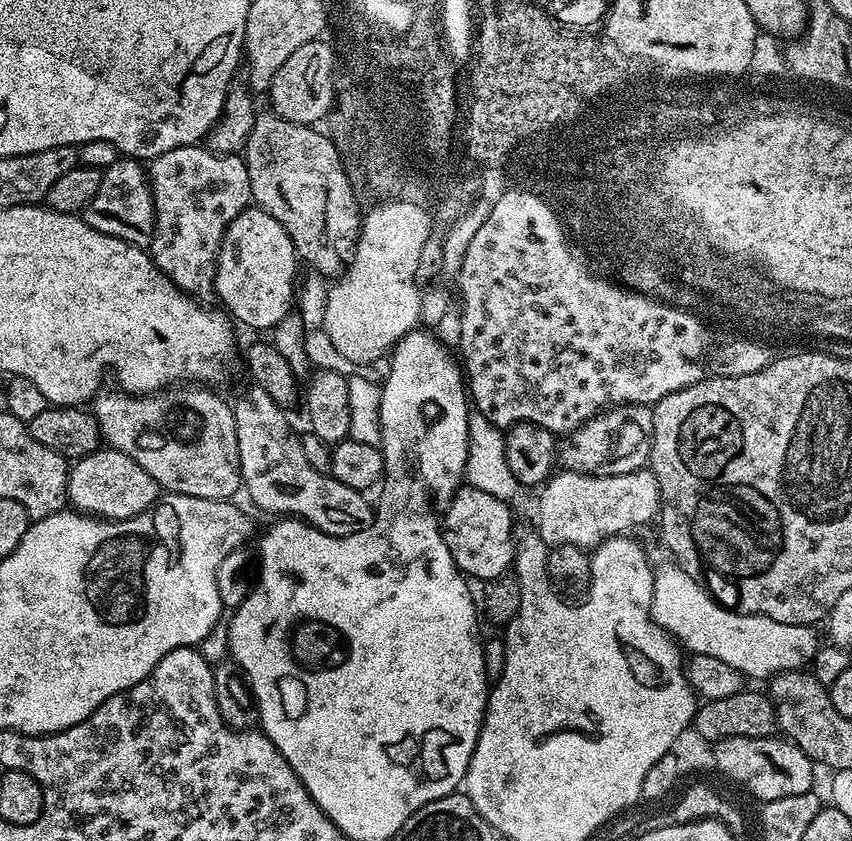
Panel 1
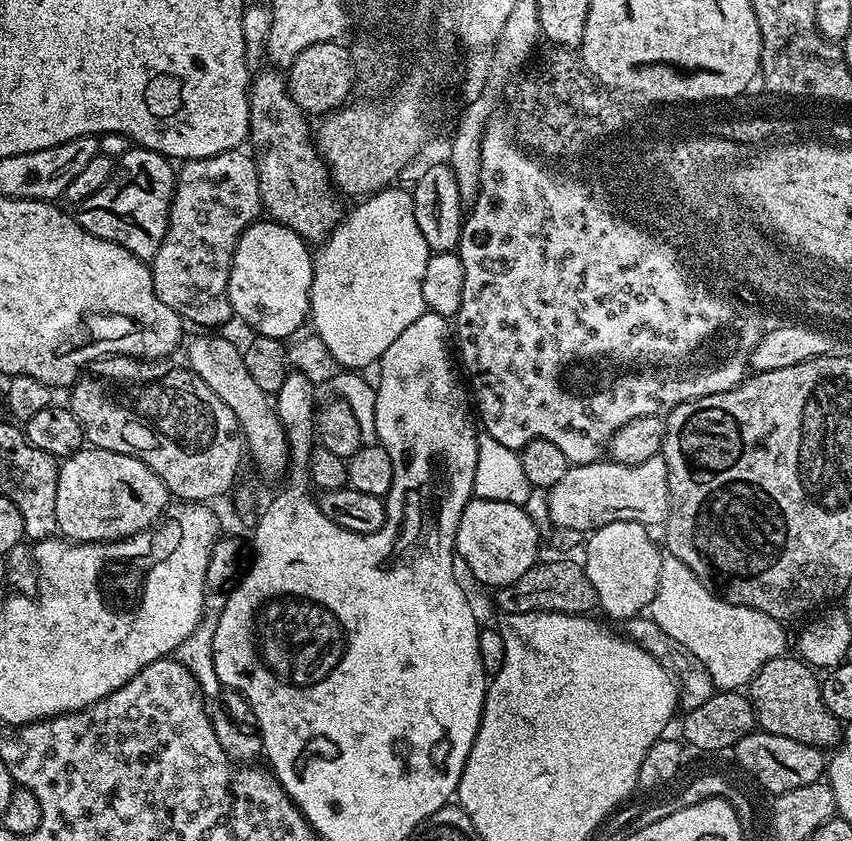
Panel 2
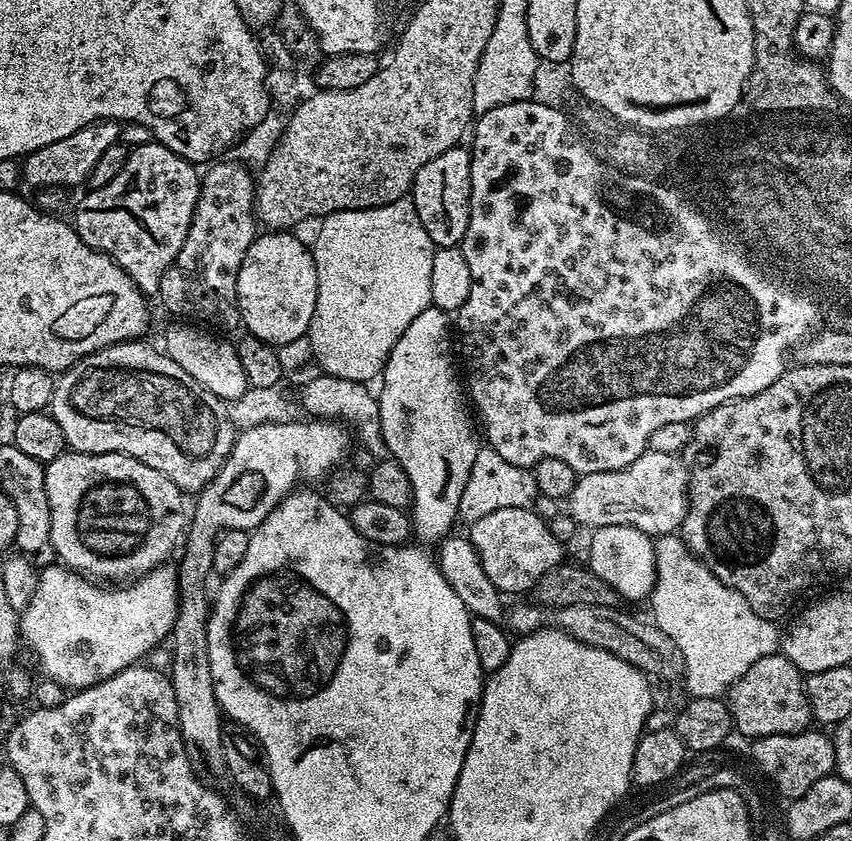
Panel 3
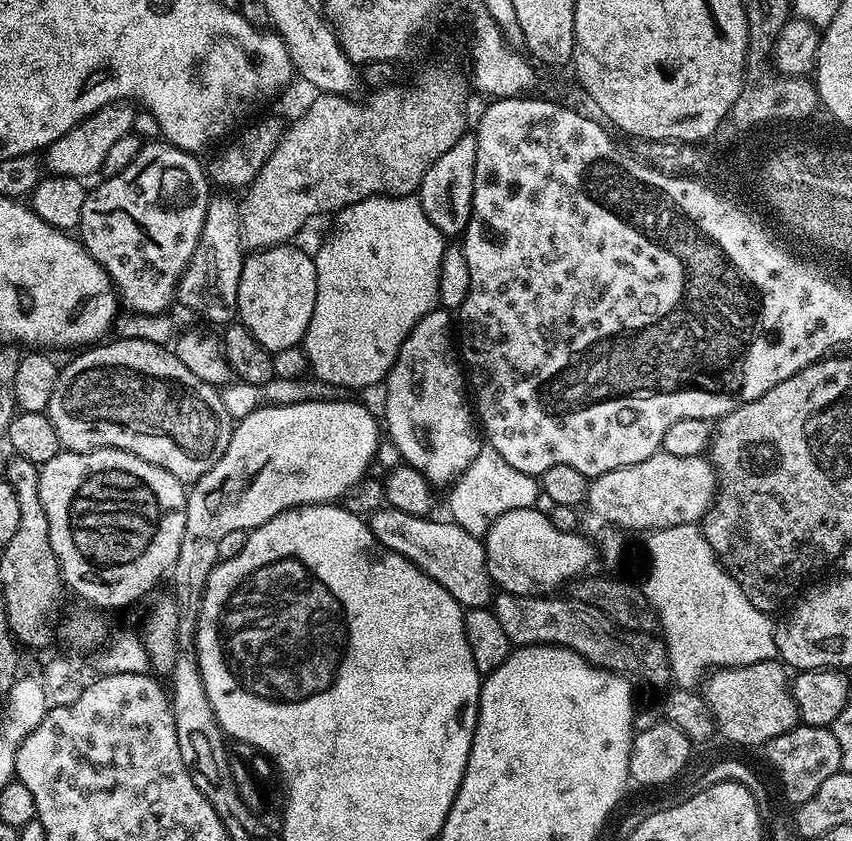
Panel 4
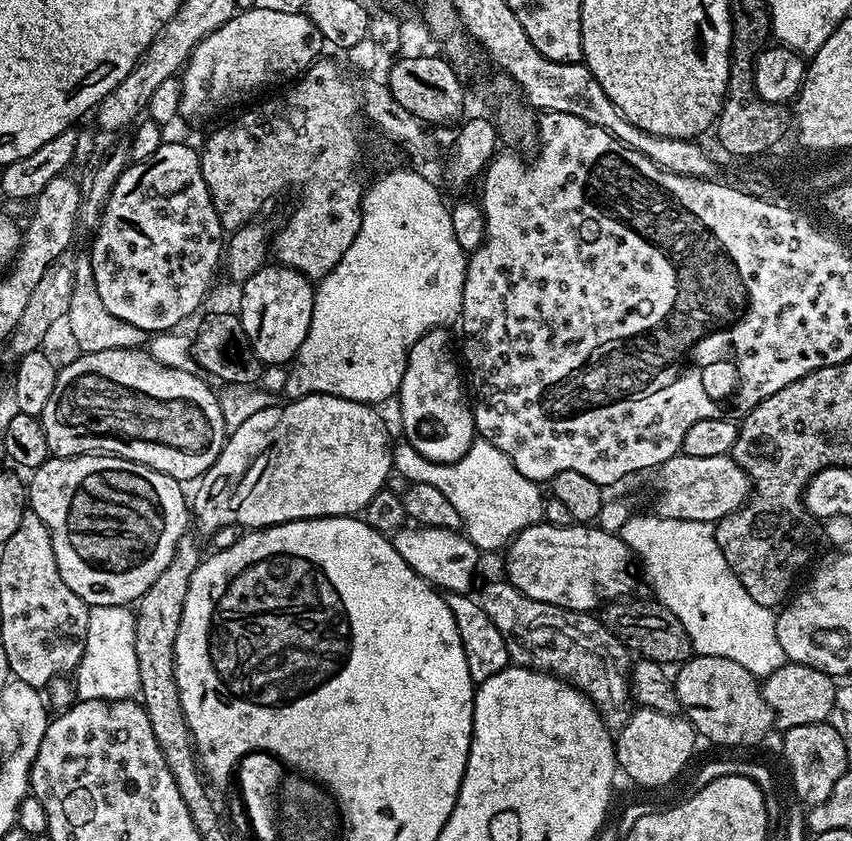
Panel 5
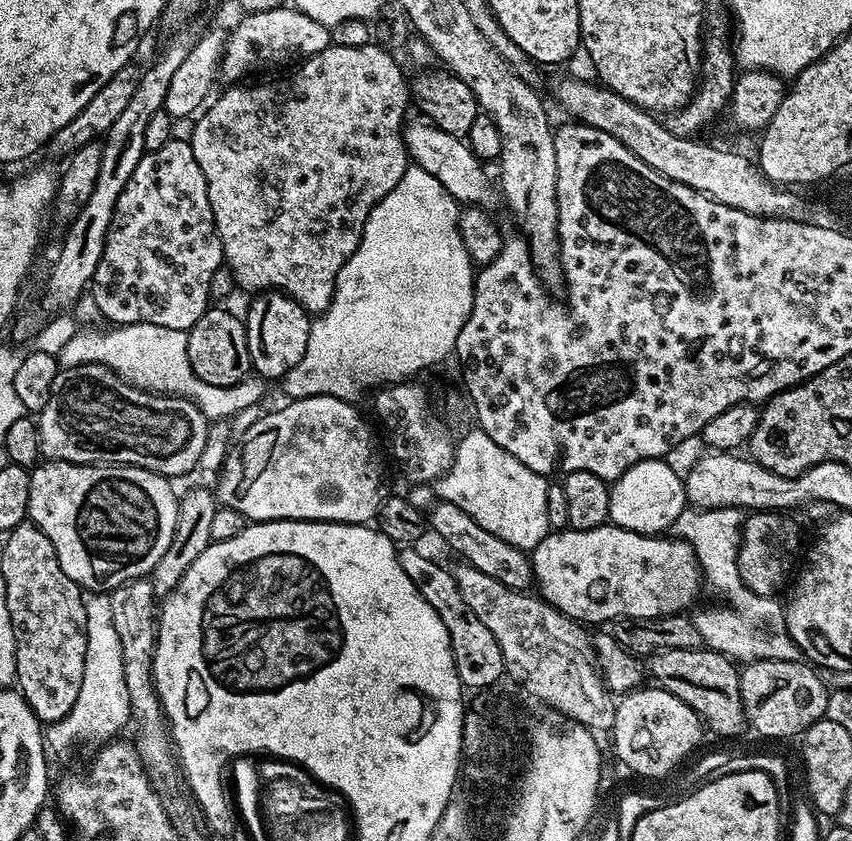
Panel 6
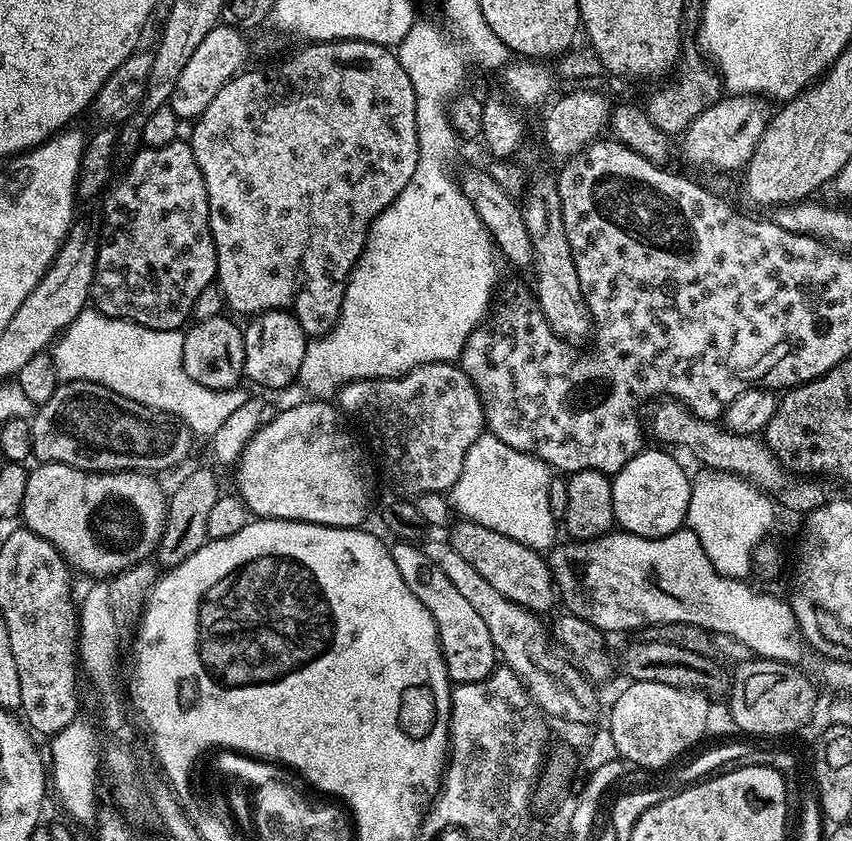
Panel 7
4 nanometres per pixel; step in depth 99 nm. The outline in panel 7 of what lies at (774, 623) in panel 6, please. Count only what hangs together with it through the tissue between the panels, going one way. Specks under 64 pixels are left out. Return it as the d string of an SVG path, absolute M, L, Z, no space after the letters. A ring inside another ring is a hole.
M700 470L691 483L687 527L698 534L698 542L702 542L706 558L714 562L714 570L723 576L747 577L747 572L754 568L756 547L765 543L767 536L764 535L776 520L777 505L771 496L729 472Z

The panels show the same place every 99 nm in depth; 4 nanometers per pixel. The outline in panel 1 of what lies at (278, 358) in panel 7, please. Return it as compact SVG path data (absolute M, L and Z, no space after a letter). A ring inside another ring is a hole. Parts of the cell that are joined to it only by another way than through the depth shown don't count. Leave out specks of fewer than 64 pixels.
M250 206L226 230L220 247L220 259L216 265L216 290L215 295L225 304L223 307L230 313L233 321L245 324L248 328L275 328L282 318L286 318L293 311L294 288L292 283L297 283L296 264L298 257L294 246L291 244L290 235L282 228L278 221L270 216L266 210L257 206Z

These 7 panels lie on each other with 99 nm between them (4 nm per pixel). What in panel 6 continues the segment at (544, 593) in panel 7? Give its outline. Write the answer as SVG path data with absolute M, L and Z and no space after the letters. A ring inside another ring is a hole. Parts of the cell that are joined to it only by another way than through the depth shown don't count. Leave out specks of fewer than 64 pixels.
M437 499L432 508L426 512L426 524L432 528L460 555L463 563L482 570L482 574L490 574L490 578L498 578L498 582L510 586L516 591L527 591L533 585L532 564L529 555L521 548L510 546L502 538L494 538L488 530L482 530L466 510L458 510L454 502Z

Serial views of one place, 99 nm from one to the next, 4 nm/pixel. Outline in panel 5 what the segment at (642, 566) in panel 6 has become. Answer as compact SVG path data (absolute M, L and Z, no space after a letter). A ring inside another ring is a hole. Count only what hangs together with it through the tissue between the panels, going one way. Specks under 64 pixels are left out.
M547 522L532 524L512 538L506 549L508 561L504 568L508 583L514 585L526 598L546 602L550 606L558 606L575 612L592 612L601 605L610 604L633 595L632 587L636 580L632 577L634 557L632 551L622 543L619 535L607 533L597 526L577 524L559 528Z

